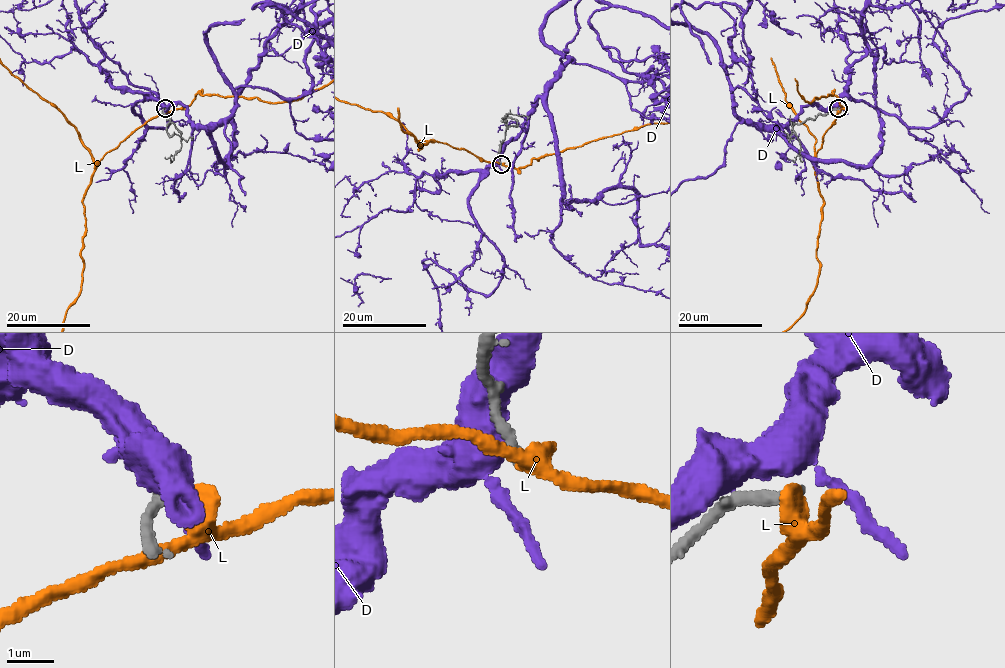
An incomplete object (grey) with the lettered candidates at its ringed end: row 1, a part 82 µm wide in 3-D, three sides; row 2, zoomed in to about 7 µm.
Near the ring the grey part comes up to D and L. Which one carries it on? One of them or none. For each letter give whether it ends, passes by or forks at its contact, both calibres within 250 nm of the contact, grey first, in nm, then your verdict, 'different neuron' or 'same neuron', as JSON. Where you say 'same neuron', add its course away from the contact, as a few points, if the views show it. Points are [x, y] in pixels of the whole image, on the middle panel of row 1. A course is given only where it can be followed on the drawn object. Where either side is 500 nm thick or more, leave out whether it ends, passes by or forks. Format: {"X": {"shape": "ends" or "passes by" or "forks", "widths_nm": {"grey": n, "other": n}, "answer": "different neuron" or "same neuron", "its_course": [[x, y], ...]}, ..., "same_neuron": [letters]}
{"D": {"widths_nm": {"grey": 240, "other": 550}, "answer": "different neuron"}, "L": {"shape": "passes by", "widths_nm": {"grey": 260, "other": 300}, "answer": "different neuron"}, "same_neuron": []}

